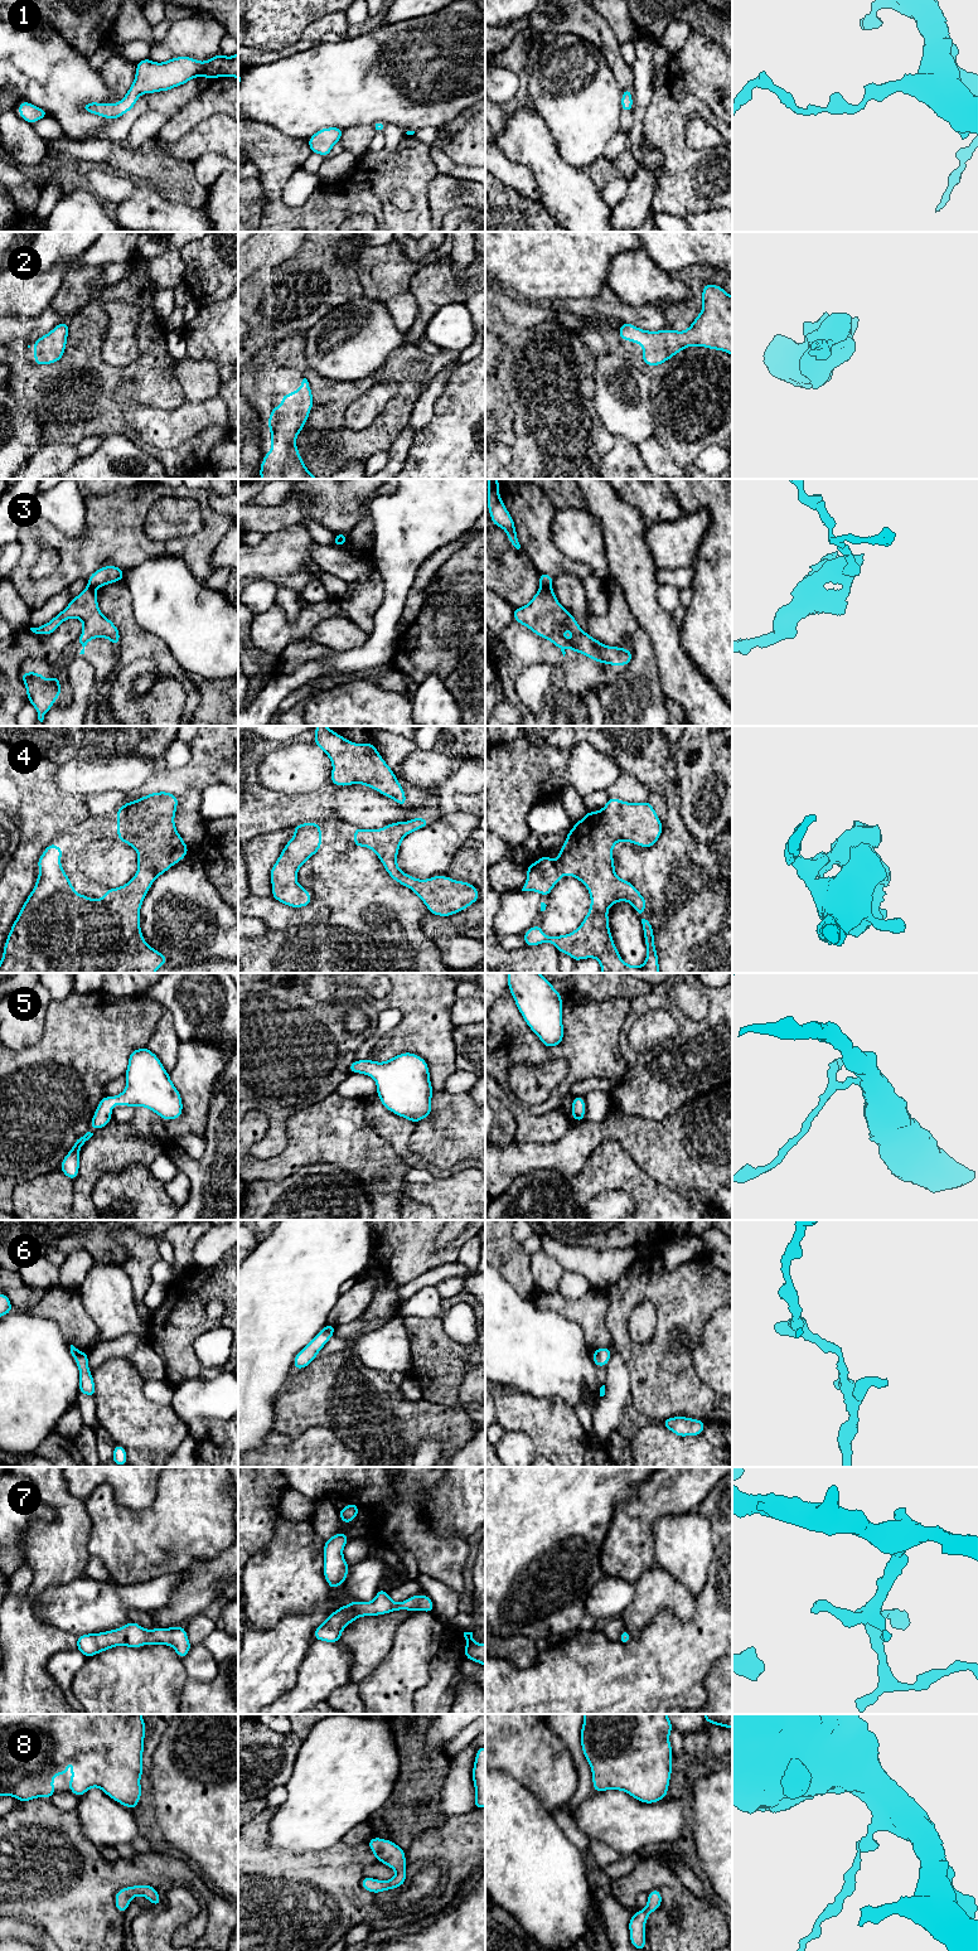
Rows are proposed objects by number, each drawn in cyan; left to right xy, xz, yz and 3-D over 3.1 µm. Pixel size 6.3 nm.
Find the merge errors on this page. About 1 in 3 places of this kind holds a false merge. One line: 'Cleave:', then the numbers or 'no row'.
Cleave: 3

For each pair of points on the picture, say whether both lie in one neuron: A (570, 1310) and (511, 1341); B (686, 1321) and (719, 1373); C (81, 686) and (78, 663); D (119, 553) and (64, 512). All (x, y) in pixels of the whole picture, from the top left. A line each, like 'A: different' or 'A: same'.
A: different
B: different
C: same
D: different

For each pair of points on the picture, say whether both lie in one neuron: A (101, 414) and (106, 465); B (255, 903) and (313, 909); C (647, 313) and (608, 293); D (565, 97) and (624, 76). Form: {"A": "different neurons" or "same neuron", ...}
{"A": "different neurons", "B": "same neuron", "C": "same neuron", "D": "different neurons"}

